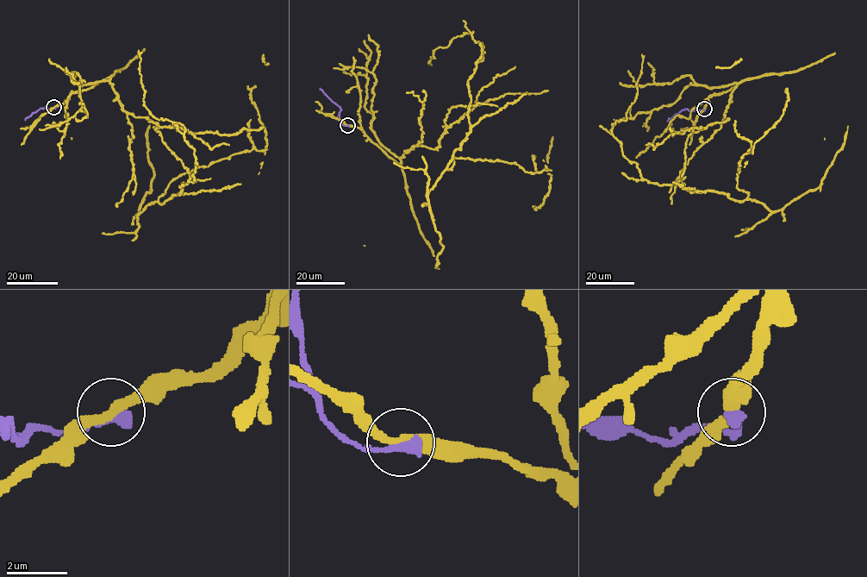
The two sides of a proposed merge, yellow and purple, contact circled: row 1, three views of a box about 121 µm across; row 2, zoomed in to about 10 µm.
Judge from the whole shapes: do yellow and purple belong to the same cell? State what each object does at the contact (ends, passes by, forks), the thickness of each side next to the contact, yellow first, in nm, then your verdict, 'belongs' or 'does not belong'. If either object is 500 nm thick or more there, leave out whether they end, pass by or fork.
yellow passes by; purple ends there; 320 nm thick on the yellow side, 400 nm on the other; does not belong

